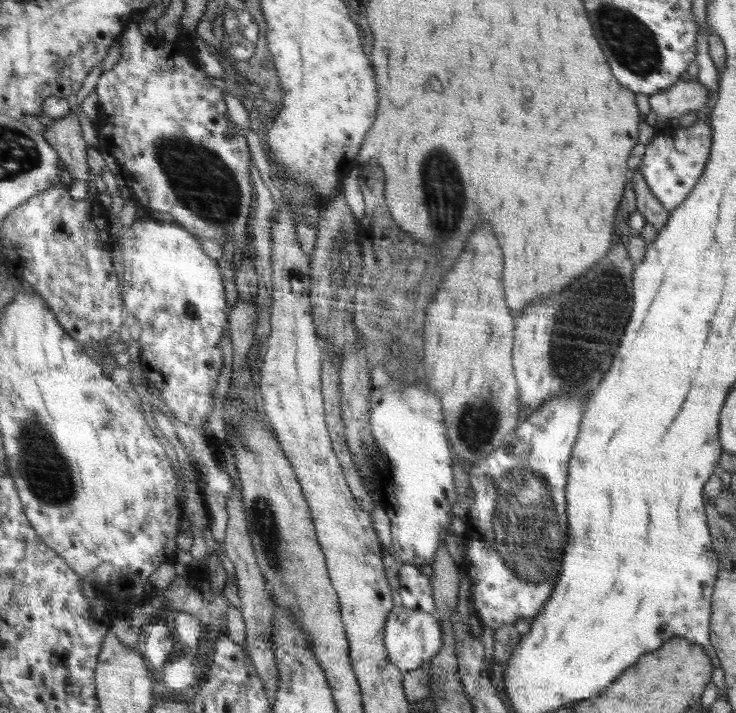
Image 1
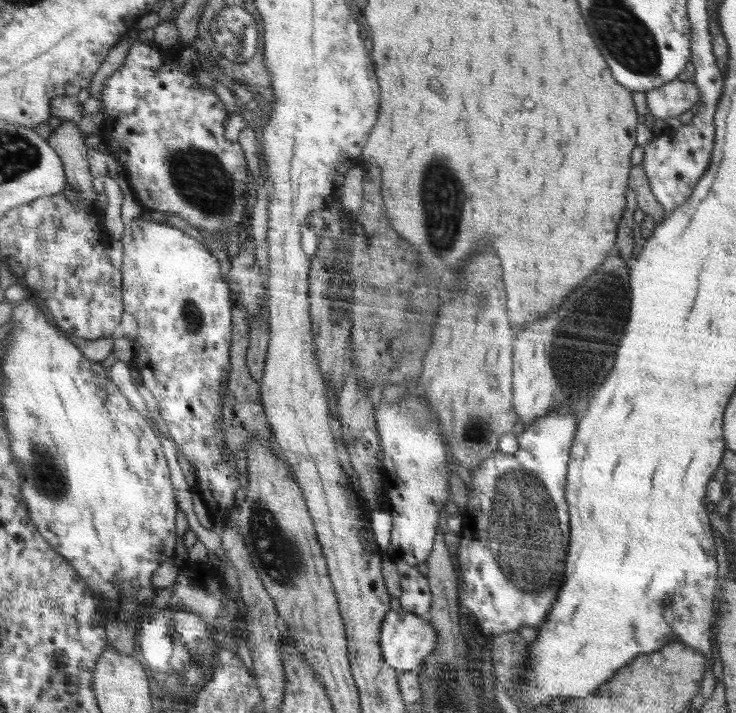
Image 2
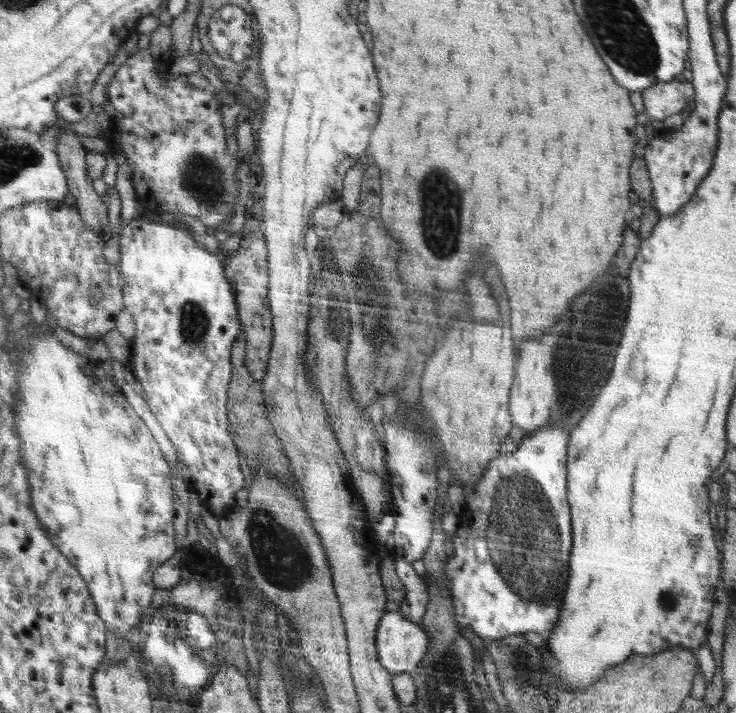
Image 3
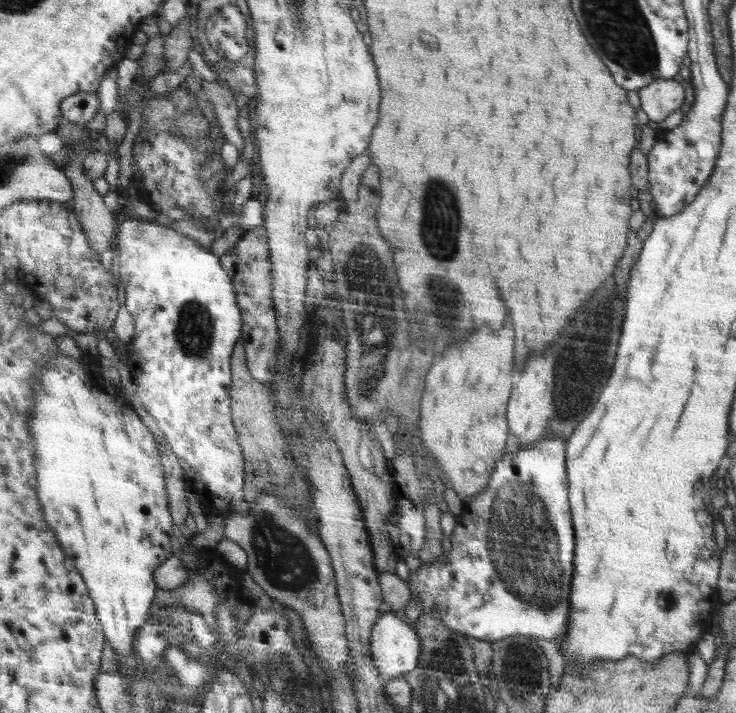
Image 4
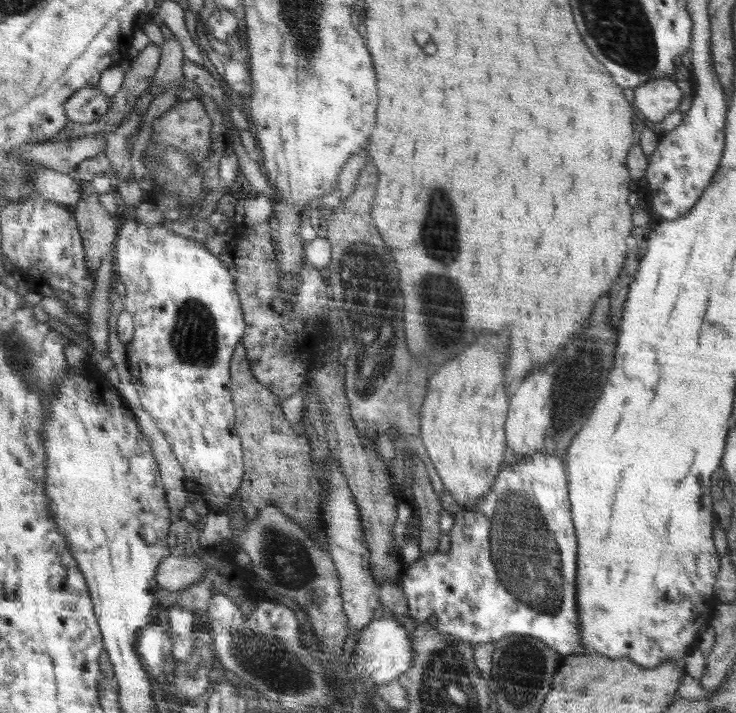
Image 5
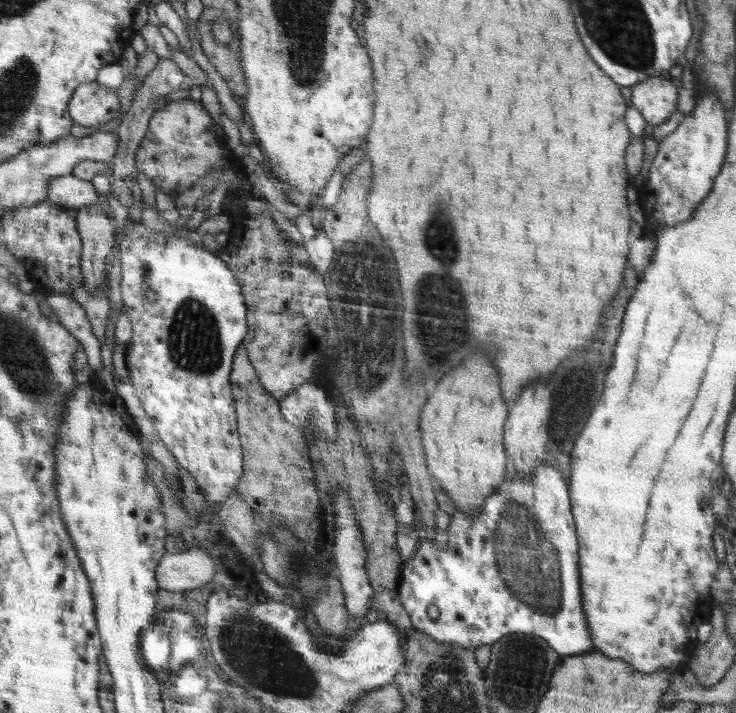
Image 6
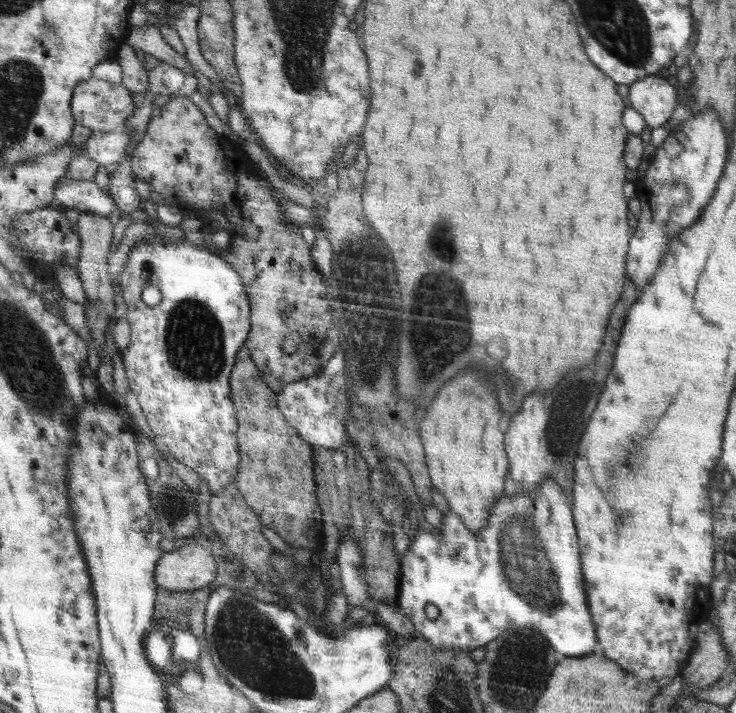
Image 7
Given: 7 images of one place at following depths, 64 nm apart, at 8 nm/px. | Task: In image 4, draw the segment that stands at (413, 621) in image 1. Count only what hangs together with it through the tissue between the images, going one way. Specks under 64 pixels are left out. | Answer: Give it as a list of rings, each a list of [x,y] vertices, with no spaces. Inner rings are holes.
[[[393,611],[386,612],[378,618],[374,623],[374,628],[370,629],[369,658],[376,671],[386,682],[405,676],[416,669],[420,662],[421,650],[422,640],[418,638],[418,632],[398,618]]]

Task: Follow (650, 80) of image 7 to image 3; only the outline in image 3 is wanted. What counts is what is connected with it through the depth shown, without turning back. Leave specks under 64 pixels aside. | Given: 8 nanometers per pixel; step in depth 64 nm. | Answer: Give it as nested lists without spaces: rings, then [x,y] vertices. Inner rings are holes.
[[[684,79],[656,83],[642,91],[644,108],[659,125],[665,118],[682,112],[689,100],[695,99],[693,85]]]

